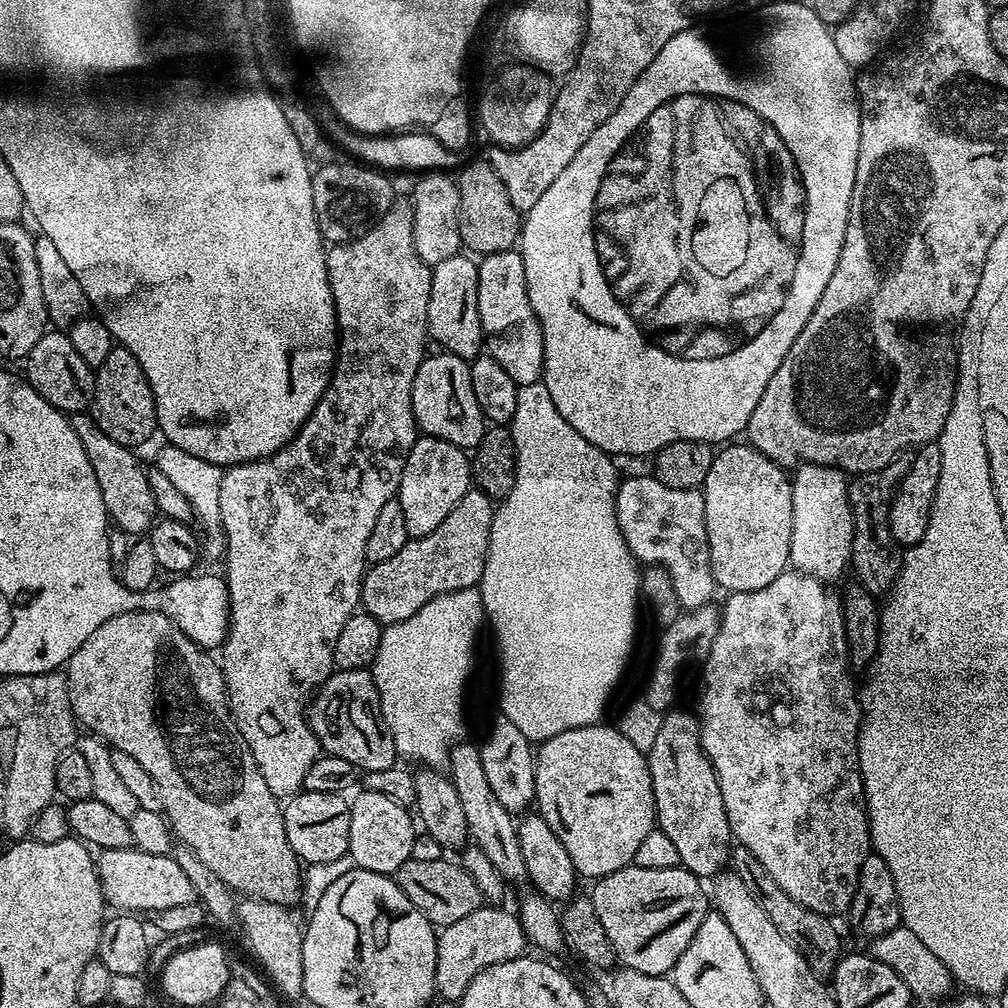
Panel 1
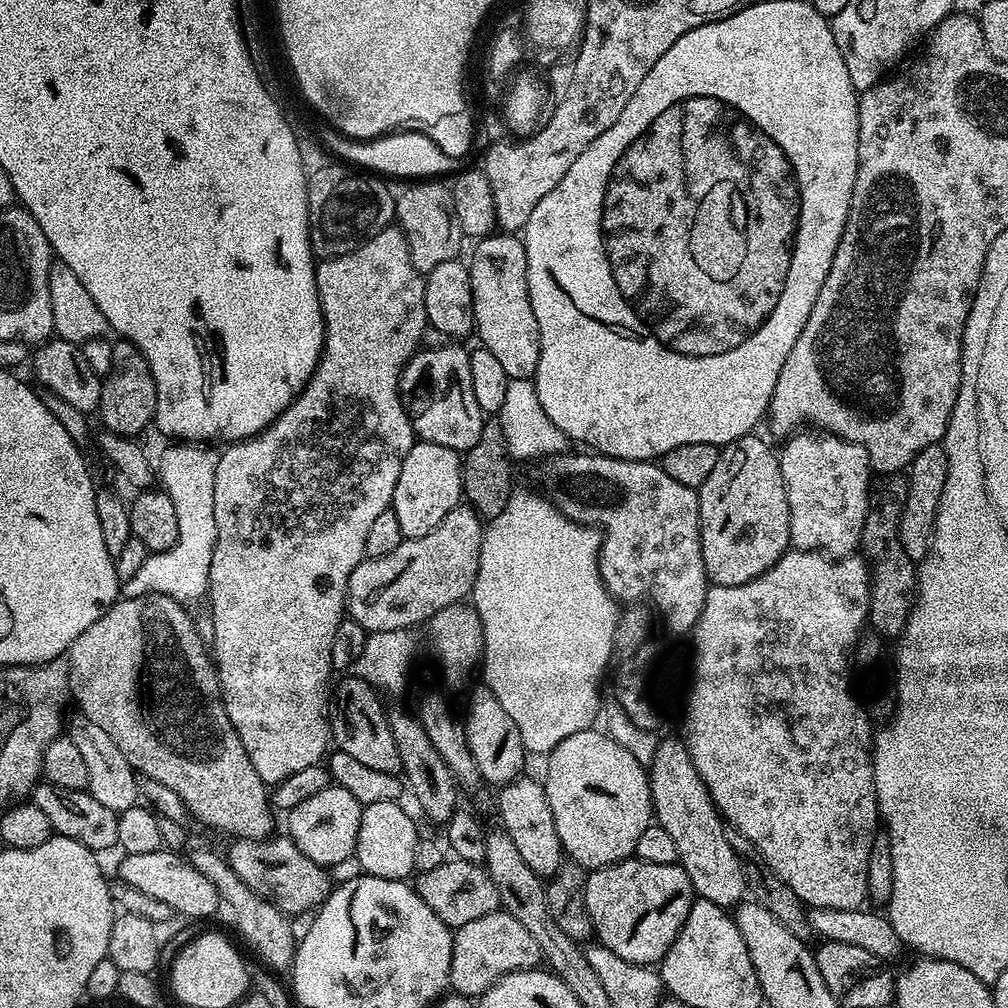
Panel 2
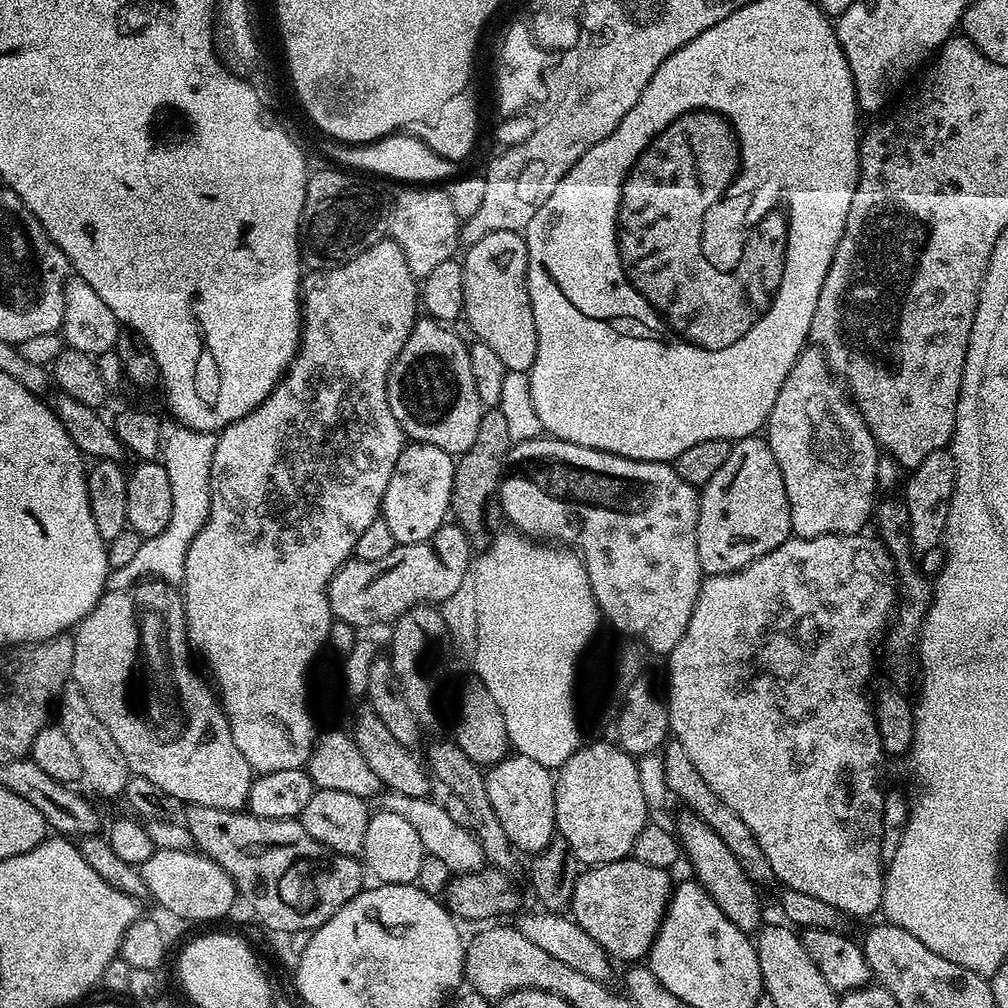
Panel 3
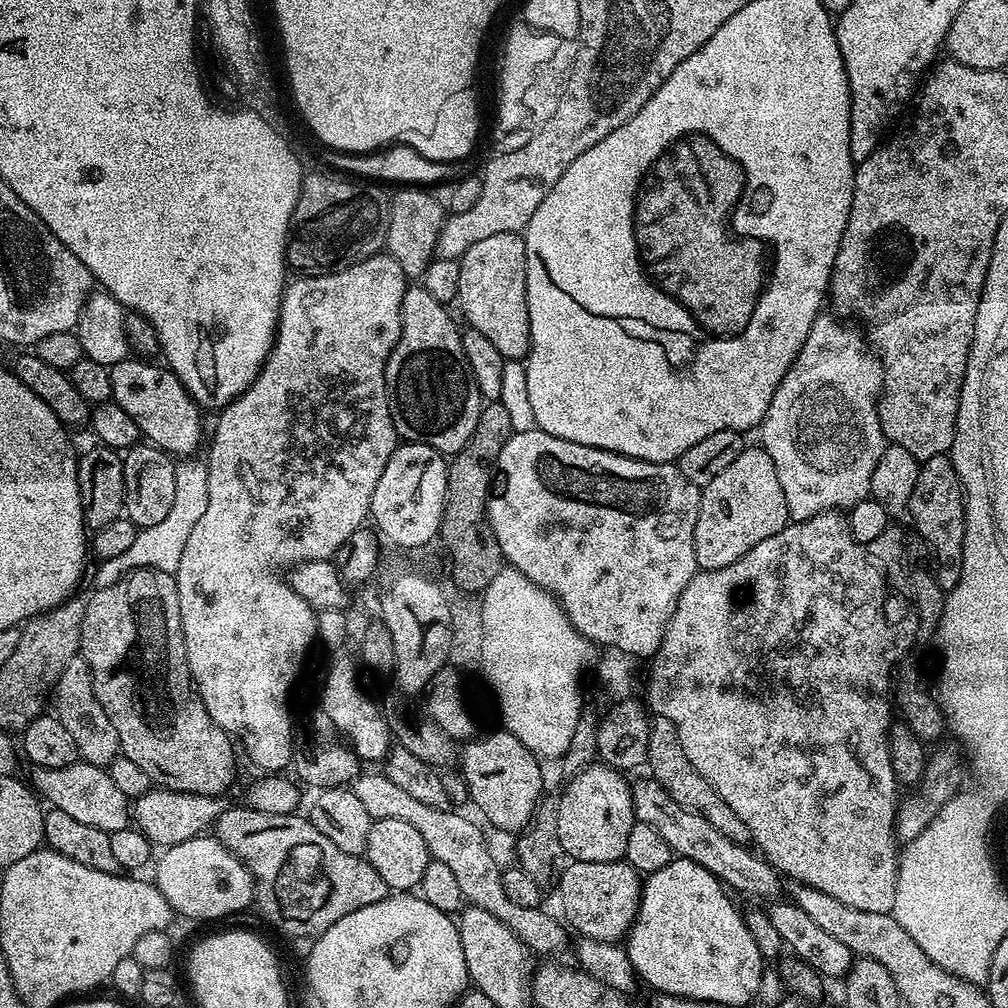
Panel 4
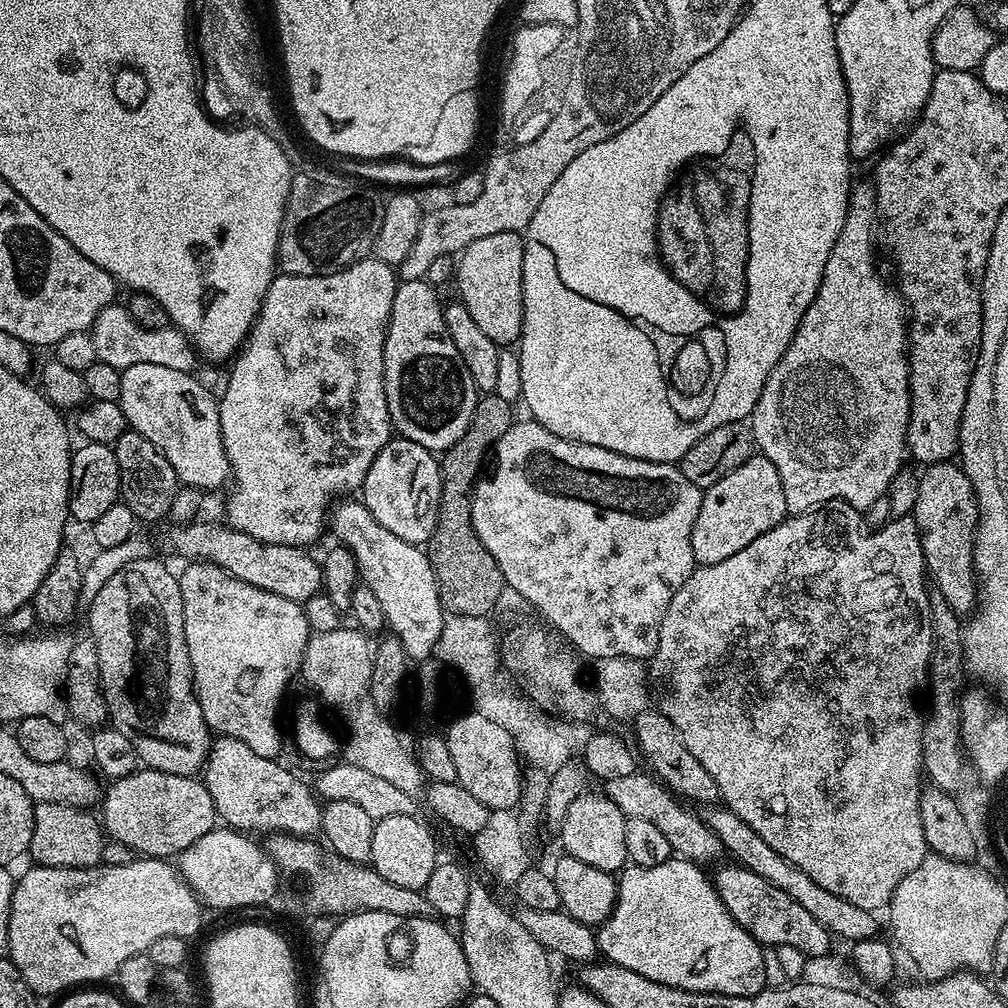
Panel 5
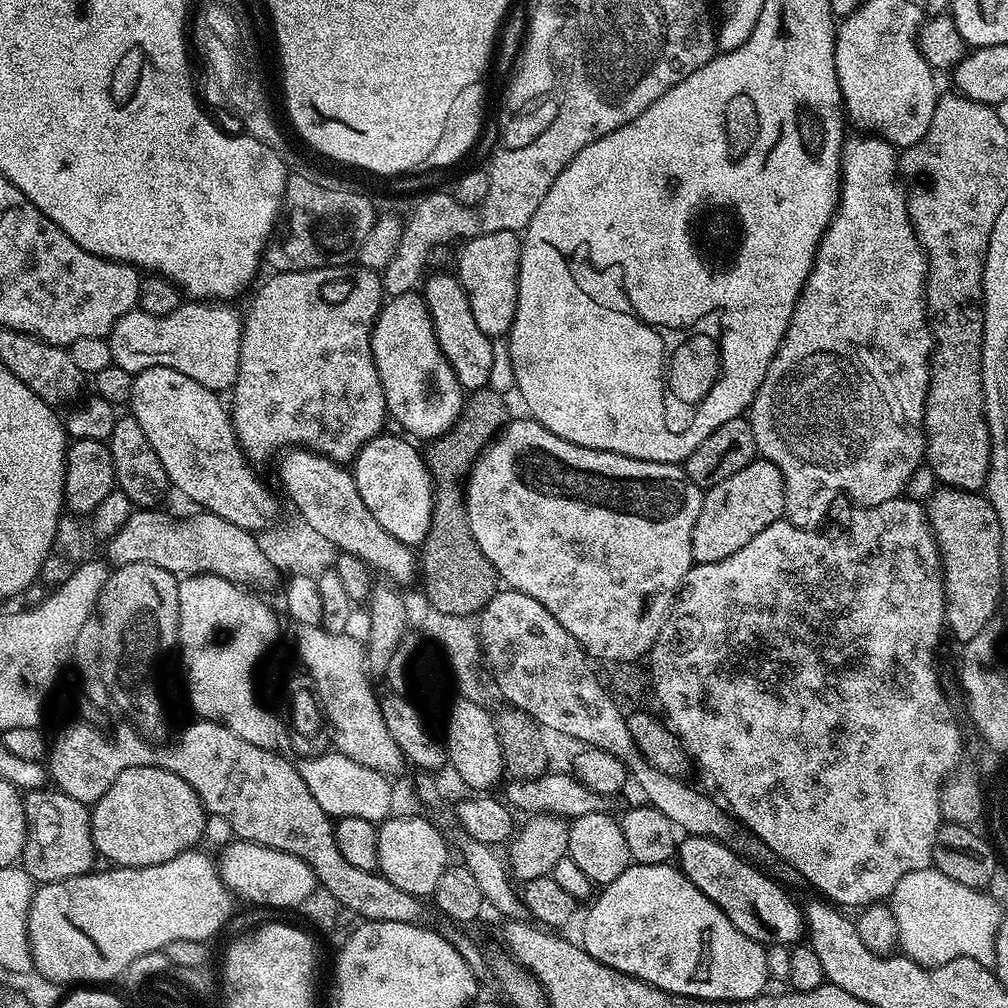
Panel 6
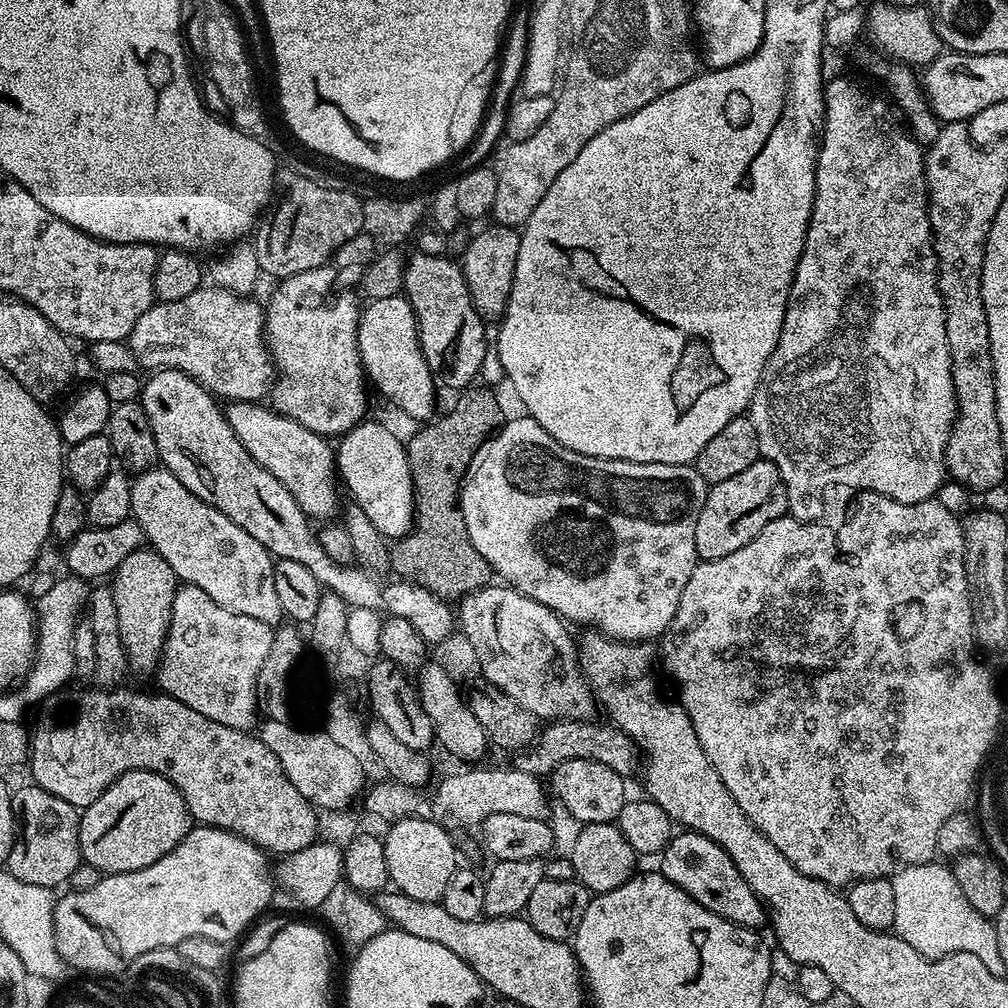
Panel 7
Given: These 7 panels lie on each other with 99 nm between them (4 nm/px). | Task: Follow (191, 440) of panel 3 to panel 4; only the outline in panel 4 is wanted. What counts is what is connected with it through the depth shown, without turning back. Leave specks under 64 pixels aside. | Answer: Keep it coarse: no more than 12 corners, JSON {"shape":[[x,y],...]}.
{"shape":[[184,458],[174,506],[126,554],[101,560],[96,588],[133,568],[175,573],[208,505],[208,465]]}

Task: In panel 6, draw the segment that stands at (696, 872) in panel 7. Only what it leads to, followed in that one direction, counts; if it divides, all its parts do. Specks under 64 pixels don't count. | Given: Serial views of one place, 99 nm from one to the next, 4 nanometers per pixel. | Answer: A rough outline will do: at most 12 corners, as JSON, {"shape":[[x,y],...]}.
{"shape":[[687,835],[676,862],[734,928],[801,943],[787,887],[727,844]]}

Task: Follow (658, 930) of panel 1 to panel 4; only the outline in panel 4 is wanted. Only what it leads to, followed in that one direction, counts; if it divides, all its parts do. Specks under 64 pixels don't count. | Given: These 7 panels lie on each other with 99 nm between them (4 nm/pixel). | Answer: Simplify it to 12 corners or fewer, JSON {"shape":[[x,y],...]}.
{"shape":[[569,861],[565,923],[619,943],[643,888],[627,861]]}

